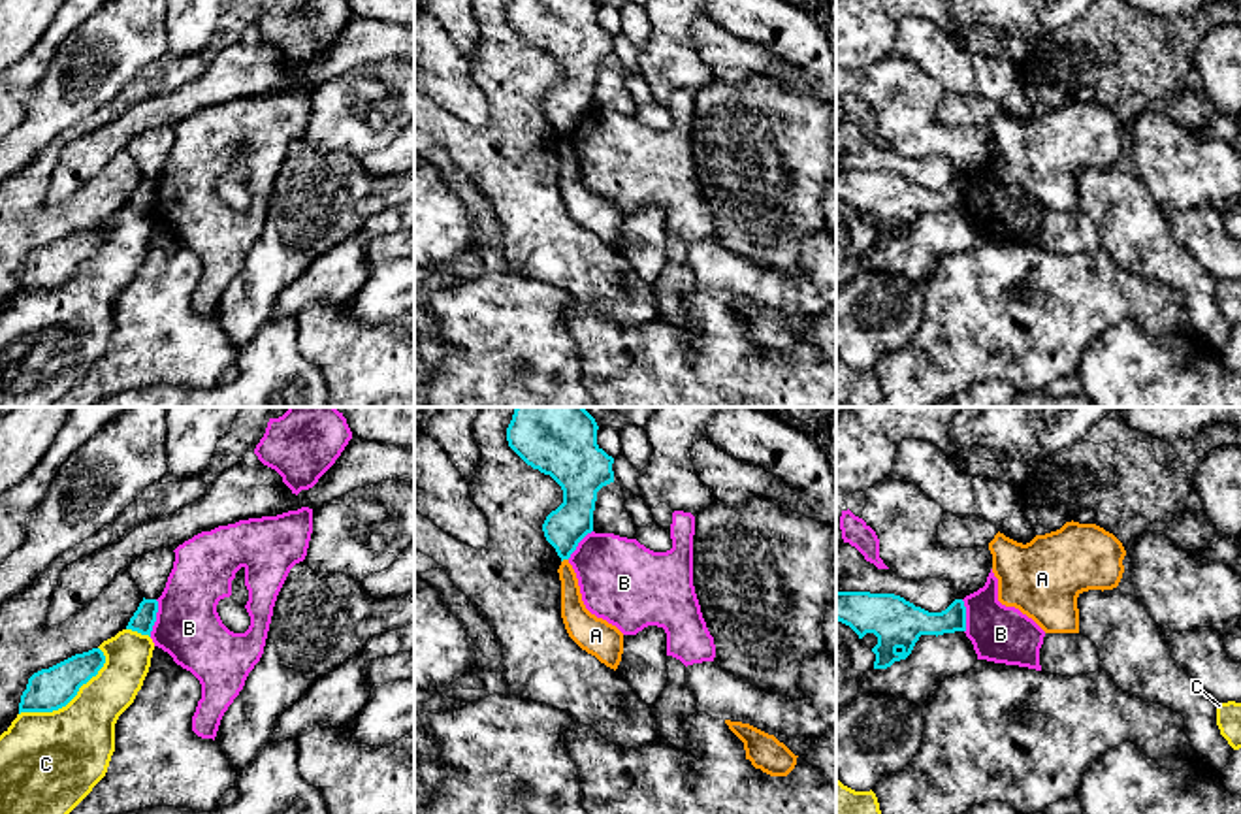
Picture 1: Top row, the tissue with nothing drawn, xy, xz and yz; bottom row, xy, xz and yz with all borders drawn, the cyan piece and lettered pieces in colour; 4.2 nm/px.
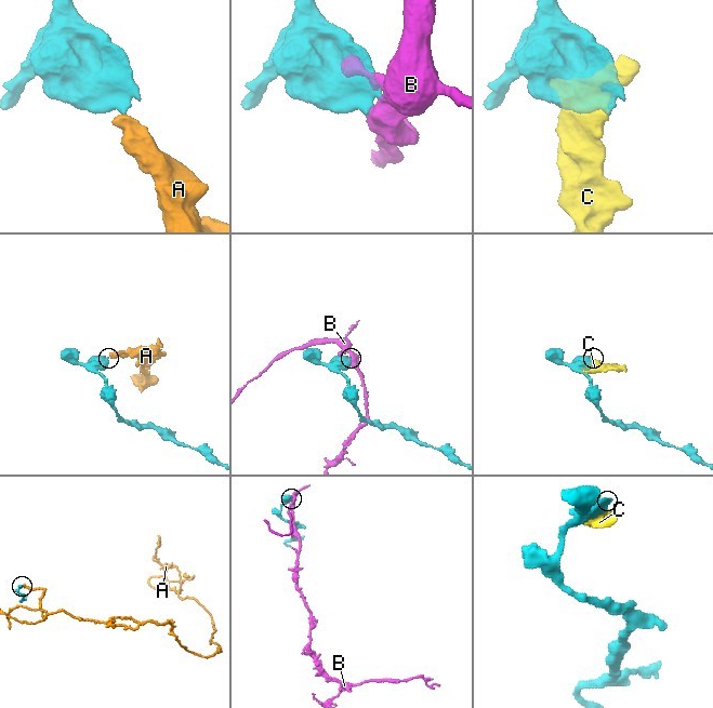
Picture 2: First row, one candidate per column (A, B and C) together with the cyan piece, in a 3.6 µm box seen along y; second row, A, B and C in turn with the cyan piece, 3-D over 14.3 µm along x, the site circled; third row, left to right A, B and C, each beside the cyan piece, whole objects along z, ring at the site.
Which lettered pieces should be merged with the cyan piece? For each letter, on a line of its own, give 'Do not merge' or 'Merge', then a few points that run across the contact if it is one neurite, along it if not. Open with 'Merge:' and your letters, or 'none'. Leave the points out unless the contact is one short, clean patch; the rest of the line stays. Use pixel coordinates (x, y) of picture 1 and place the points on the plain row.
Merge: none
A: Do not merge. Line: xz (567, 136), (562, 140)
B: Do not merge. Line: xy (157, 178), (157, 198), (149, 213)
C: Do not merge

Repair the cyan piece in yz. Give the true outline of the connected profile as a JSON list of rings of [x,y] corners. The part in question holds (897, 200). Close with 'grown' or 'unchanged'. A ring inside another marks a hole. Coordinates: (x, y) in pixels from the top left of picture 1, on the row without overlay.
[[[836,170],[836,198],[859,217],[874,211],[874,247],[887,247],[906,237],[921,213],[966,209],[966,185],[955,177],[945,188],[928,190],[894,171]]]; unchanged

